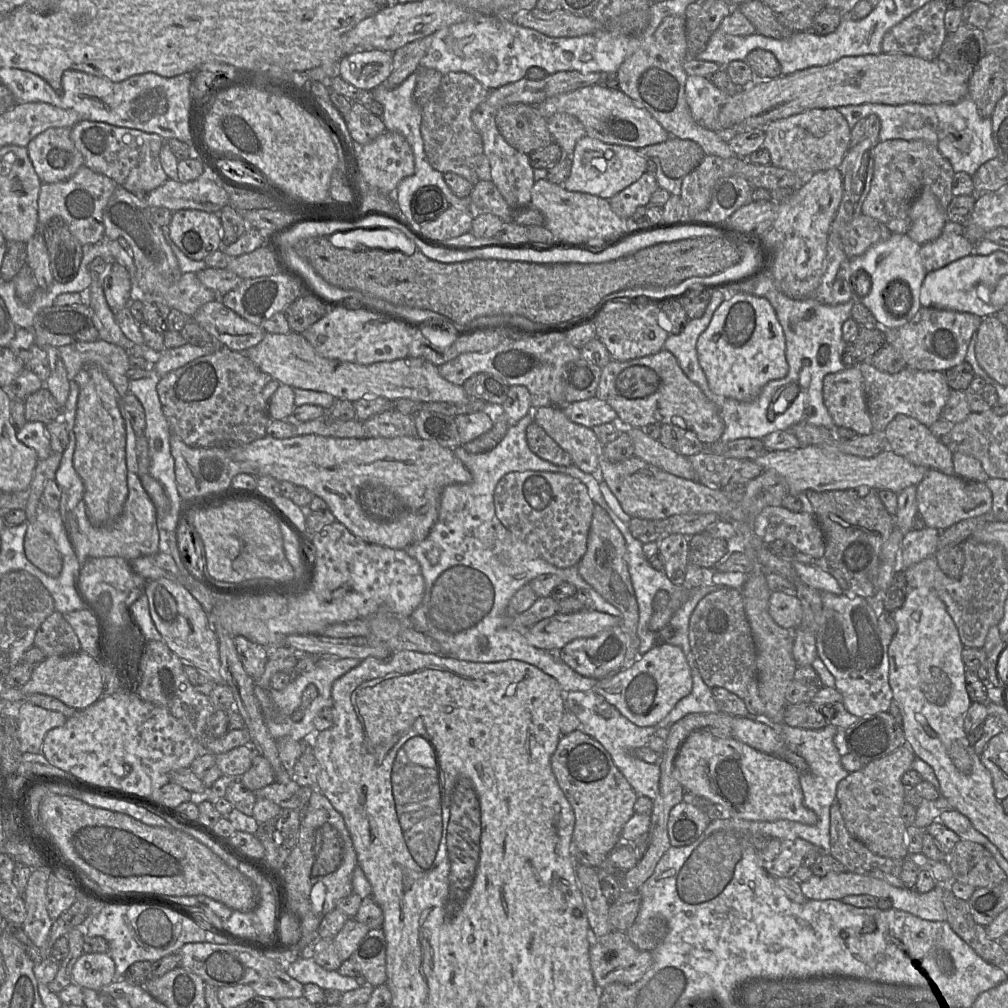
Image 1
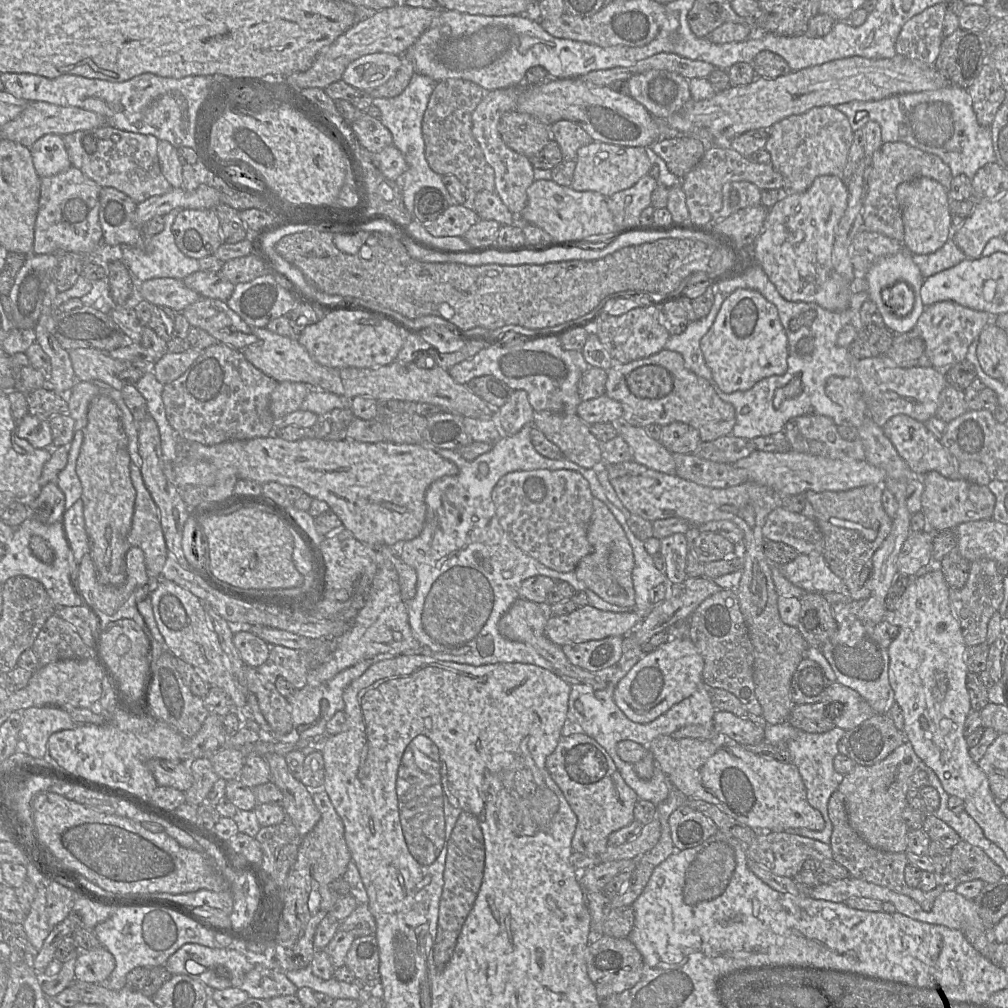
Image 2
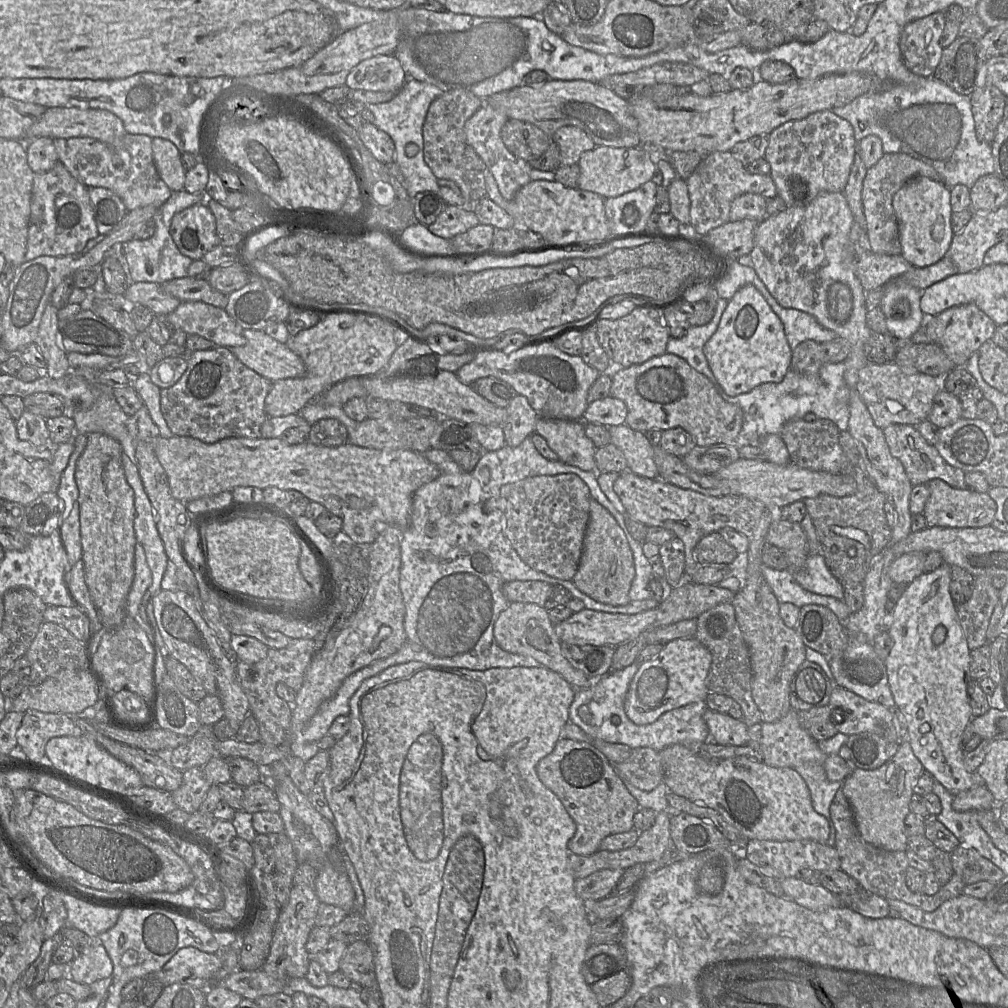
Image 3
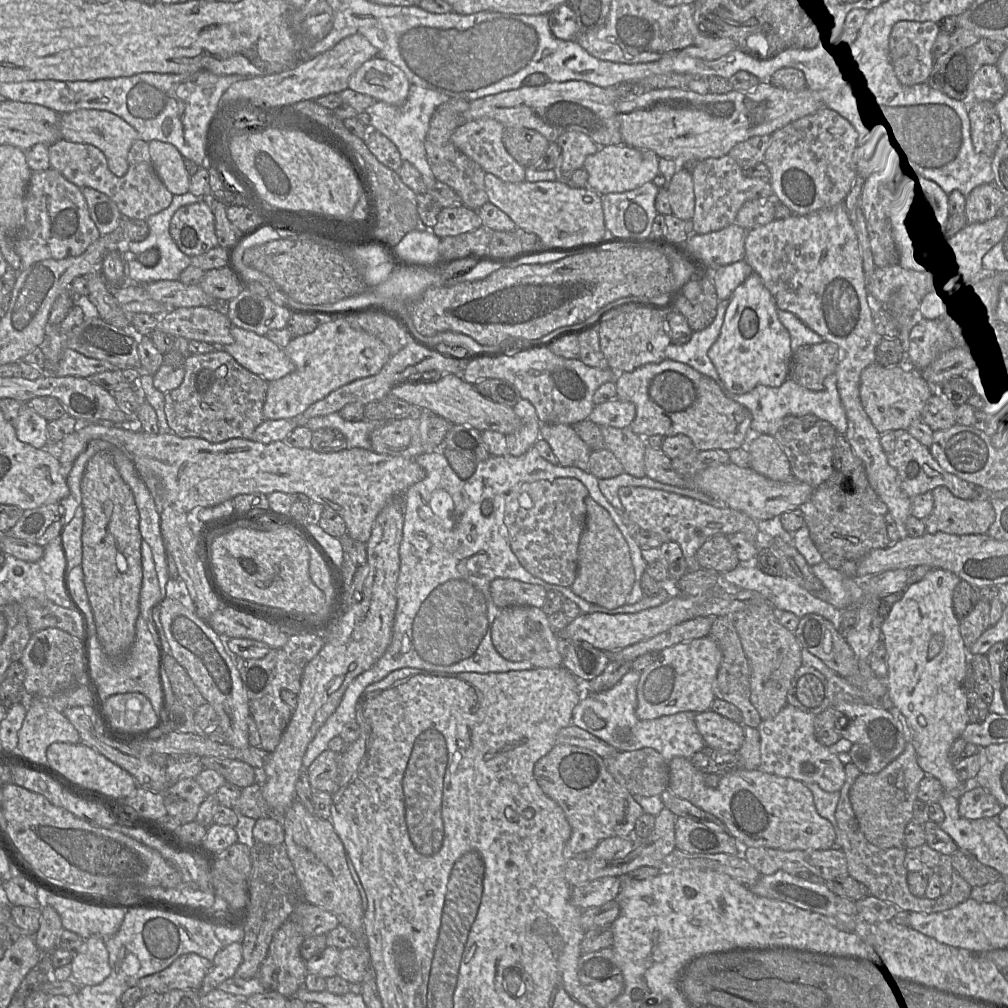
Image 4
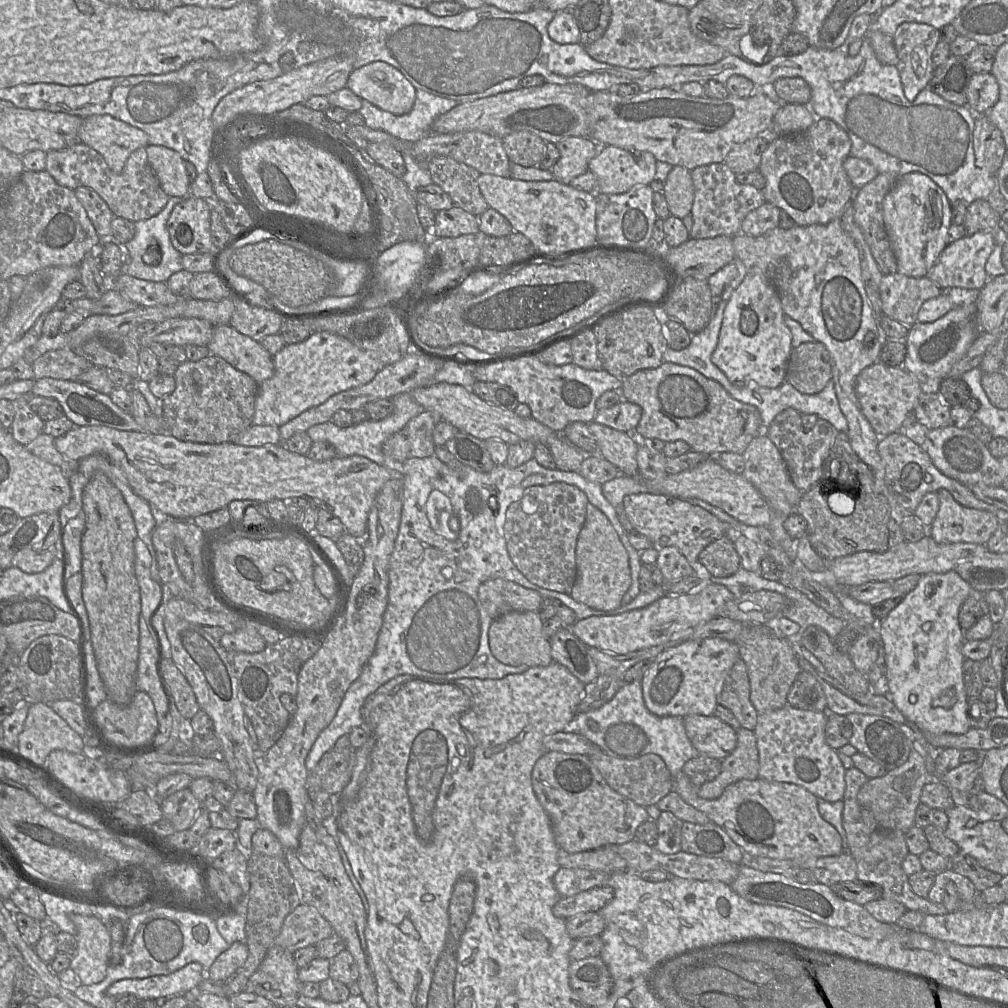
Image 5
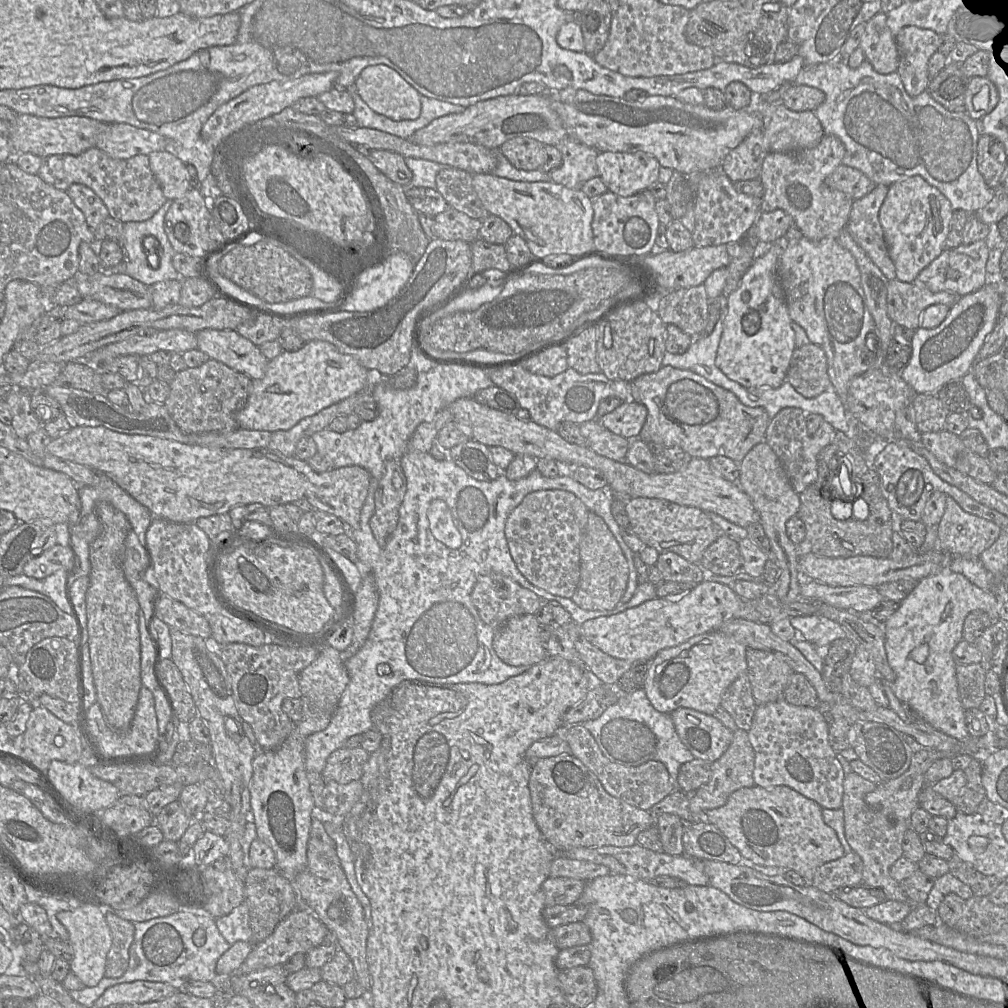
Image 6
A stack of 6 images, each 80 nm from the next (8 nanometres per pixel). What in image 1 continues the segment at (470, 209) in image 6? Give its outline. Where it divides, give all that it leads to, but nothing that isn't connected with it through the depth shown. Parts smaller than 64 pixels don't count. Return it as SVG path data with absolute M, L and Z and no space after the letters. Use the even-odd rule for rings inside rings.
M449 72L422 108L421 134L431 166L442 172L454 172L475 185L480 179L477 168L483 153L482 137L475 128L472 112L487 98L489 90L466 72Z

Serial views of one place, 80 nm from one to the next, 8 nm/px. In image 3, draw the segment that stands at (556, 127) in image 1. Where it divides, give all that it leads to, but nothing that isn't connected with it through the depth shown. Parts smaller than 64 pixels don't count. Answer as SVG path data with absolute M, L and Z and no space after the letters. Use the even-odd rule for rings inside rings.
M563 126L553 135L560 148L561 165L578 164L581 154L596 147L594 141L585 131L576 126Z

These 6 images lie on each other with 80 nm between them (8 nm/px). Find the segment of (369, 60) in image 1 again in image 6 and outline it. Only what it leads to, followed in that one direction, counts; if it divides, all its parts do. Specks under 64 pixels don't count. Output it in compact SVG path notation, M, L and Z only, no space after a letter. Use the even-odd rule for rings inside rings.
M387 65L366 67L354 87L374 112L392 120L415 120L421 114L420 93Z

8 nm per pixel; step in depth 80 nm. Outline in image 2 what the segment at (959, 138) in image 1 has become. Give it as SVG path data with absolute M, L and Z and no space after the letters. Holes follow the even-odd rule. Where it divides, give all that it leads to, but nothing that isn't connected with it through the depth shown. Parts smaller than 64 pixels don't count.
M949 85L937 90L893 95L878 101L853 101L834 107L848 118L853 133L868 121L875 121L880 125L884 143L905 142L934 154L949 166L953 177L964 174L972 180L981 167L996 162L991 129L978 123L970 94L960 87Z

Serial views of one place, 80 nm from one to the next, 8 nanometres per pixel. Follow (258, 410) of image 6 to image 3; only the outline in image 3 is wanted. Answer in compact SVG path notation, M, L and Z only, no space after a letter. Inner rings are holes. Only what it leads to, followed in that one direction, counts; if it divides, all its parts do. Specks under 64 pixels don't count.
M334 314L321 317L320 322L290 338L289 348L304 362L306 373L300 378L273 382L265 399L268 417L299 413L308 403L317 400L331 386L352 377L379 374L397 349L398 332L388 323L371 317Z

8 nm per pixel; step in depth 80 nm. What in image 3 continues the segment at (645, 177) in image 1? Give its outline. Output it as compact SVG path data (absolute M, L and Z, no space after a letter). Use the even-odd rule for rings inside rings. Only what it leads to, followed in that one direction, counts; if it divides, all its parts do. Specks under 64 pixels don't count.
M652 181L618 197L606 198L605 214L614 235L644 234L655 209L657 185Z

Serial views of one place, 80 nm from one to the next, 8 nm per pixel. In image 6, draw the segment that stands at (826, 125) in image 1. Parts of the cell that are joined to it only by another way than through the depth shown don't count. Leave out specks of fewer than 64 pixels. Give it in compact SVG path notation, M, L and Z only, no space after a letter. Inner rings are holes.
M824 134L813 148L795 152L770 151L763 161L760 175L764 186L760 211L786 211L793 217L803 236L810 240L837 238L847 226L854 200L846 193L827 186L825 179L842 164L845 151L843 142L831 134Z

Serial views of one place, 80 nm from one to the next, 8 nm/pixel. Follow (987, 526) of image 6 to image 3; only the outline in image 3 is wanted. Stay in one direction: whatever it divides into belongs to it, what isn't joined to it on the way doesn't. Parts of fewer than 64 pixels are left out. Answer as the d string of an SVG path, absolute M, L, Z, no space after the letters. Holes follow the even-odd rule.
M940 479L929 481L927 486L930 494L923 511L926 527L982 528L992 524L996 504L988 493L979 493L968 487L956 489Z

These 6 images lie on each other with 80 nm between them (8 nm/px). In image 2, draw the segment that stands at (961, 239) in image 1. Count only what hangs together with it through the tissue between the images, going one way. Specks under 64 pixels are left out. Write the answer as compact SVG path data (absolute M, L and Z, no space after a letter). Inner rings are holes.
M950 237L946 243L930 254L913 255L922 276L926 279L936 273L951 268L967 257Z

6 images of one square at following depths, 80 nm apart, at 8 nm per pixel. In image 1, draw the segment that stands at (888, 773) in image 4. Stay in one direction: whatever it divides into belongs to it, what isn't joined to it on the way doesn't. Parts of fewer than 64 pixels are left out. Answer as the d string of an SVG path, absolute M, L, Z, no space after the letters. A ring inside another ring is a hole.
M906 742L891 754L874 760L856 772L849 773L838 783L836 802L848 832L872 853L891 859L908 857L906 824L900 816L905 802L901 778L912 769L915 754Z

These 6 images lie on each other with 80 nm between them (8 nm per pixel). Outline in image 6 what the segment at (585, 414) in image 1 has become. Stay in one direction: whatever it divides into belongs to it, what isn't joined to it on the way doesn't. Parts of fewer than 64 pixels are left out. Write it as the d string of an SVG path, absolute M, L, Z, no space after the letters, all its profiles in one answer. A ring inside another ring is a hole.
M634 401L622 402L612 412L600 417L598 421L612 433L628 440L639 438L646 421L647 408Z

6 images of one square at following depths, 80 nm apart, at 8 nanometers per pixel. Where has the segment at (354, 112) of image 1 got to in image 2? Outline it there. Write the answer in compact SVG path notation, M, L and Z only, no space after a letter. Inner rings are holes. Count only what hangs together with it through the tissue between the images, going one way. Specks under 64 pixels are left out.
M361 111L361 115L351 123L351 128L359 143L371 153L377 153L393 145L390 131L381 123L380 119Z

